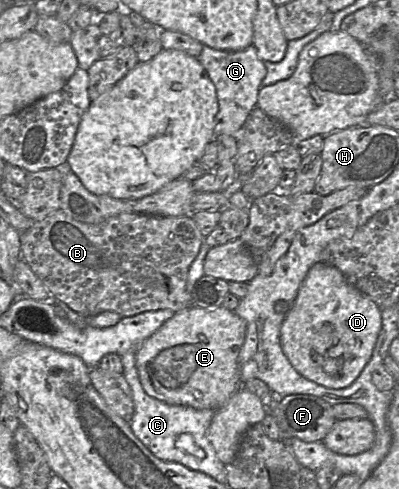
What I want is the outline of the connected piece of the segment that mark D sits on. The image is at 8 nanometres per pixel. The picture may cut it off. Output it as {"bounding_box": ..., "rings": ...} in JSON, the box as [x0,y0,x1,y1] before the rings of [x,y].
{"bounding_box":[280,262,382,389],"rings":[[[318,262],[308,271],[280,329],[283,353],[304,378],[331,389],[350,386],[369,362],[382,326],[380,308],[348,283],[333,265]]]}

